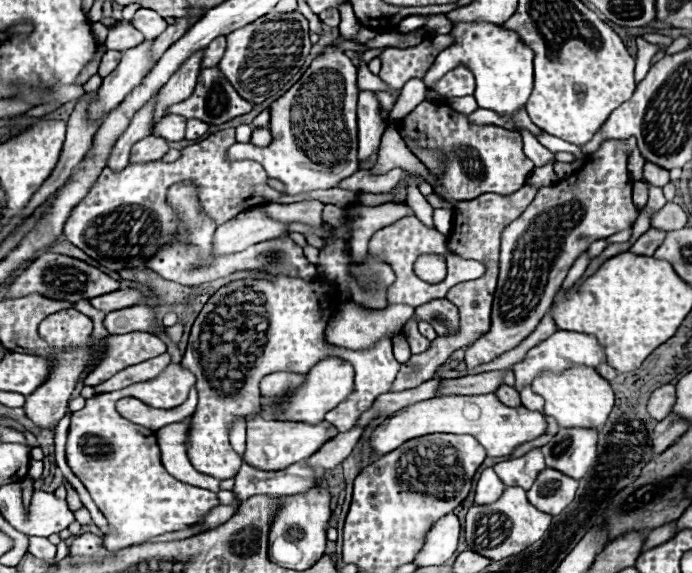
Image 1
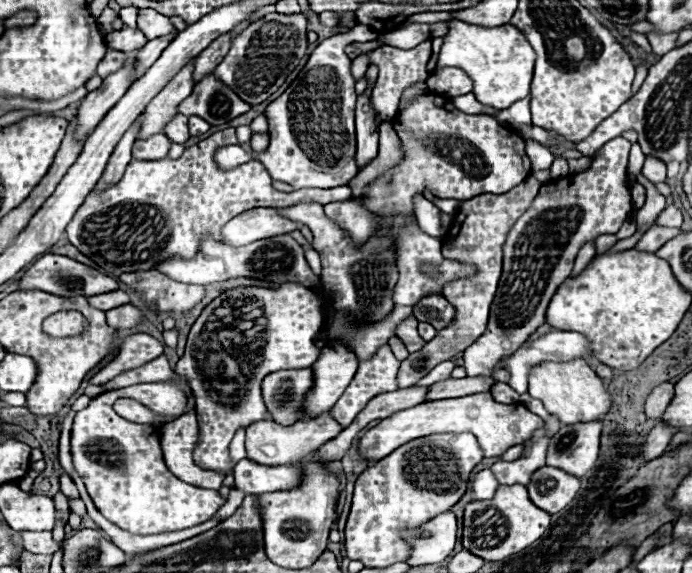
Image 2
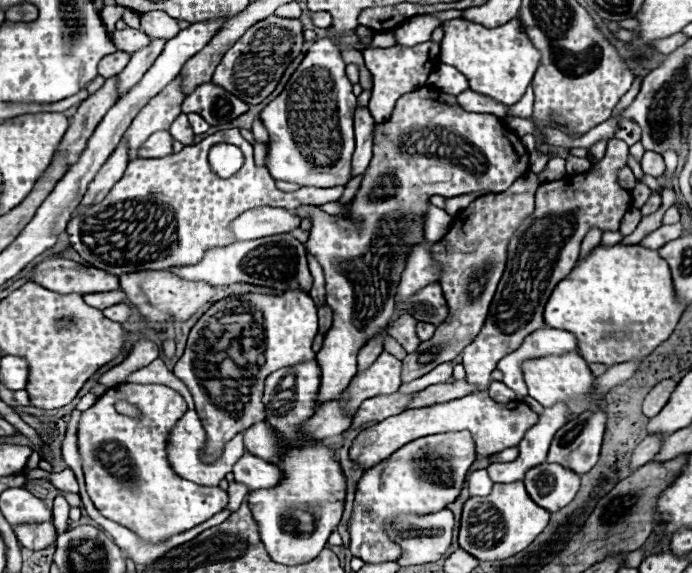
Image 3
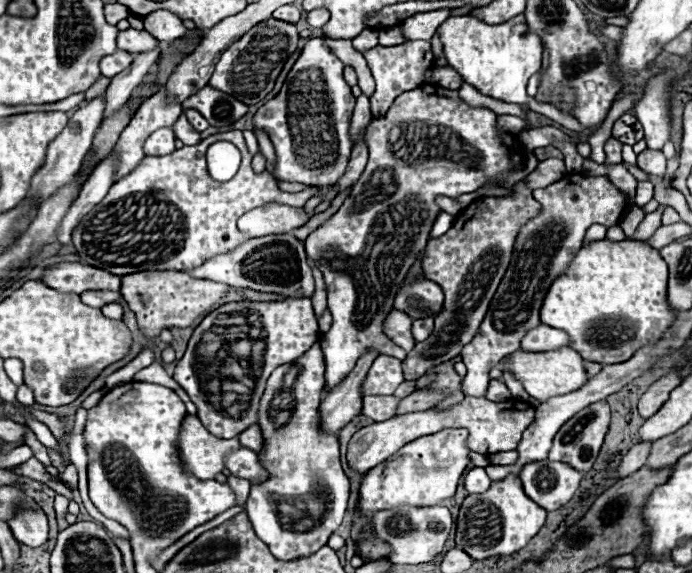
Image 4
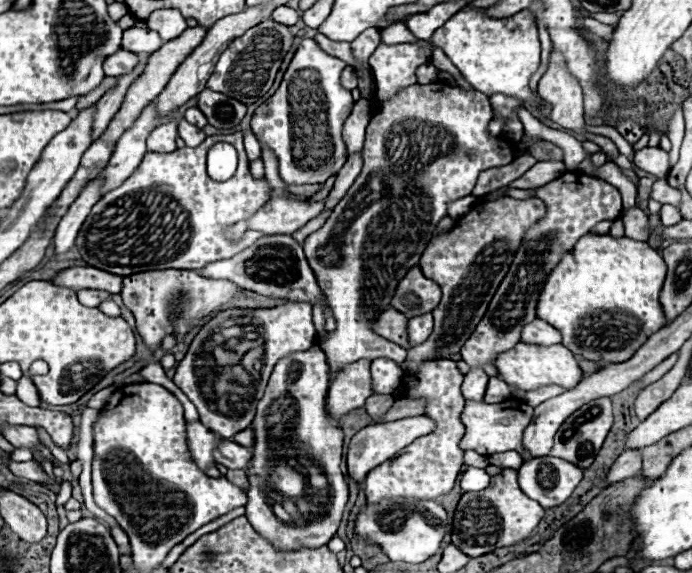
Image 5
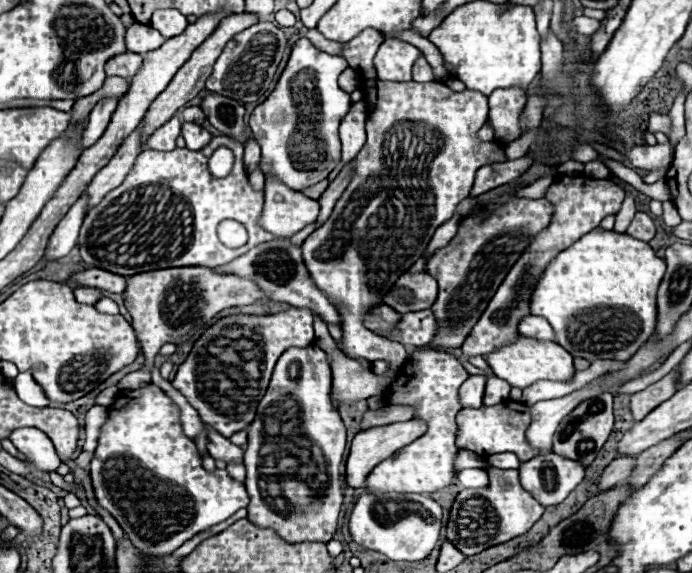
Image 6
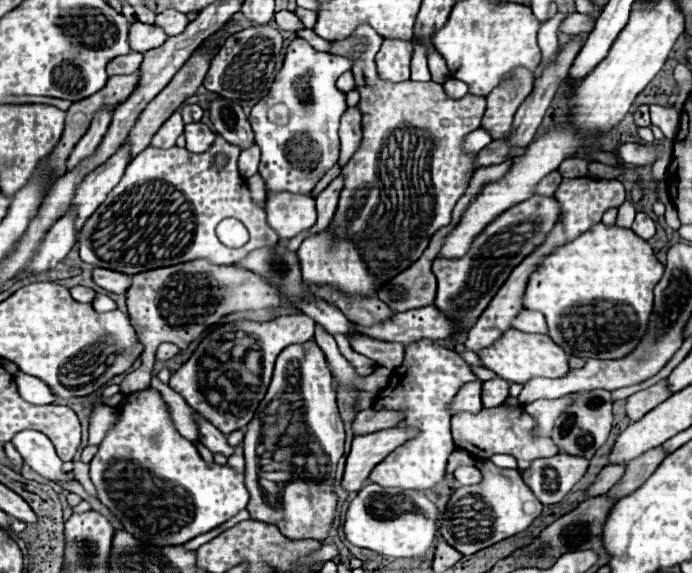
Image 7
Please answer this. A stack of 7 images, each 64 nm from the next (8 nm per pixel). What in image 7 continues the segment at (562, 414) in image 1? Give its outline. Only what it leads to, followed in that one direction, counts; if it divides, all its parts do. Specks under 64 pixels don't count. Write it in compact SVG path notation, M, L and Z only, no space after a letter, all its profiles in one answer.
M514 328L506 330L500 342L496 342L494 346L488 346L488 350L480 350L478 356L484 368L494 370L498 376L514 384L526 384L530 378L536 378L536 376L560 378L570 370L568 354L558 344L554 344L546 334L526 334Z

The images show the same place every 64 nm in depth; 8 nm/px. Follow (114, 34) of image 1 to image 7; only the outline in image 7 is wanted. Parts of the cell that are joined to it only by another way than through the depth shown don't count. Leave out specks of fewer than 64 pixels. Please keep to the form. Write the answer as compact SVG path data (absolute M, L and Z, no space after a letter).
M134 22L130 26L130 48L134 52L148 52L166 42L166 32L154 24Z

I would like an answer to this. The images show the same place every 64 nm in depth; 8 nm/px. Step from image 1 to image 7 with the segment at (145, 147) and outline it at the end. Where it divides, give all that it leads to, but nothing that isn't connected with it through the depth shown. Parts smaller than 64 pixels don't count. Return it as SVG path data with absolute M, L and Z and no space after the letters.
M176 110L176 112L162 124L162 128L154 134L150 146L154 146L154 148L172 148L174 142L176 142L176 138L178 138L182 132L184 132L182 114L180 114L180 110Z

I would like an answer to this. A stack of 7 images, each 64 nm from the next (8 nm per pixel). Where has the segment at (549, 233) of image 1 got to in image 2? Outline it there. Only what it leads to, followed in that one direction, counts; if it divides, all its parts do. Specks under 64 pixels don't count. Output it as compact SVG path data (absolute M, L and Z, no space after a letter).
M623 137L614 138L602 146L599 153L592 159L590 168L586 172L570 176L568 184L566 184L566 178L558 178L550 184L542 184L528 212L520 216L518 222L512 226L504 244L502 278L490 308L490 320L488 320L486 332L472 346L464 350L464 368L468 376L490 378L494 364L498 364L504 356L514 354L530 338L530 334L534 334L546 322L544 314L550 304L550 298L554 296L554 290L558 290L558 286L572 274L572 266L580 246L592 238L598 238L600 234L616 234L622 222L626 220L626 216L630 216L632 198L626 182L628 150L630 150L628 140L624 140Z

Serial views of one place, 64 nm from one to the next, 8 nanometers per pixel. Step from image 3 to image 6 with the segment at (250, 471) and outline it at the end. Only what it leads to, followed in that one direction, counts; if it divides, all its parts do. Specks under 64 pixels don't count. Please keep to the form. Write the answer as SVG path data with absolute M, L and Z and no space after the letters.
M206 426L206 434L208 434L208 454L216 460L224 460L224 462L234 462L234 460L242 460L244 450L240 446L234 446L228 438L224 438L222 434L218 434L216 430L212 430L210 426Z

